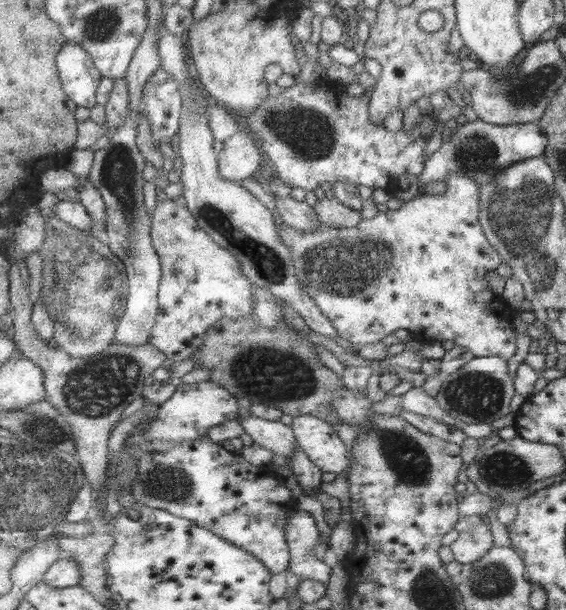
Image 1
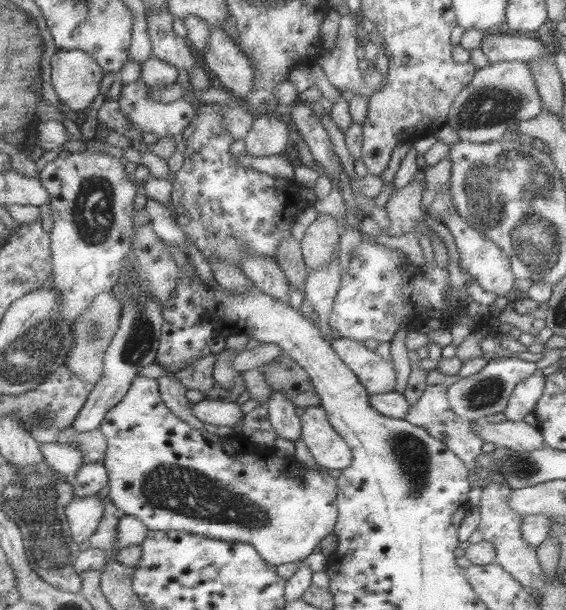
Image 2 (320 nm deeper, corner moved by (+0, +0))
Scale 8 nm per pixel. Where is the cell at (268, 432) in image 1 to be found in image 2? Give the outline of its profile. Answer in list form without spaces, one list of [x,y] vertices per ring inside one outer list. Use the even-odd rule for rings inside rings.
[[[205,400],[193,404],[193,414],[203,422],[217,426],[235,426],[239,420],[245,420],[241,406],[230,400]]]

